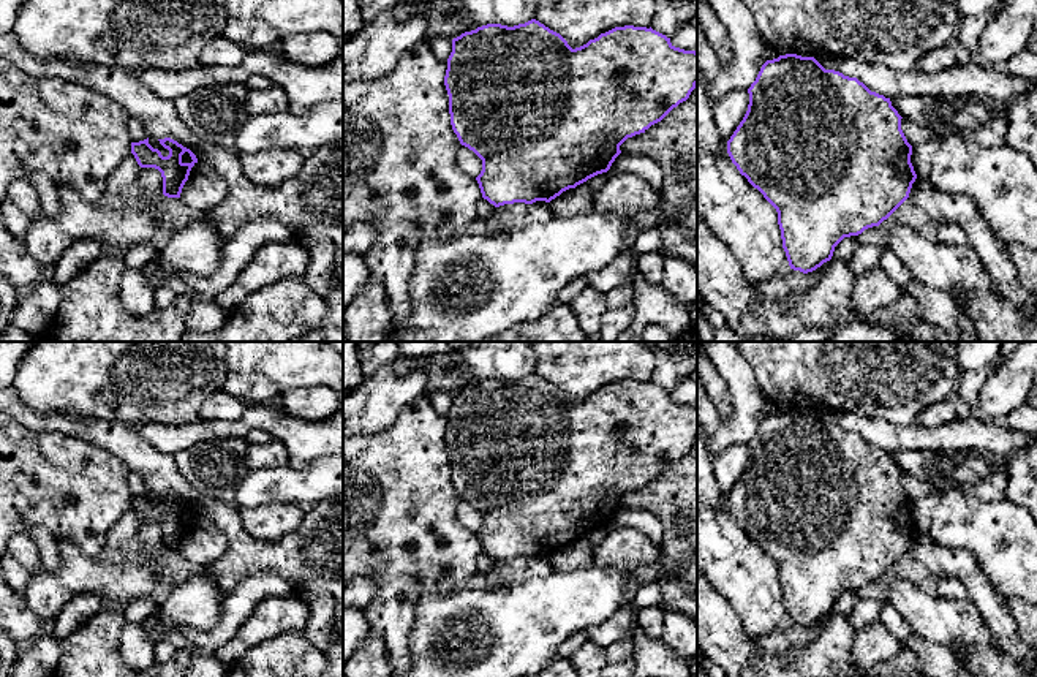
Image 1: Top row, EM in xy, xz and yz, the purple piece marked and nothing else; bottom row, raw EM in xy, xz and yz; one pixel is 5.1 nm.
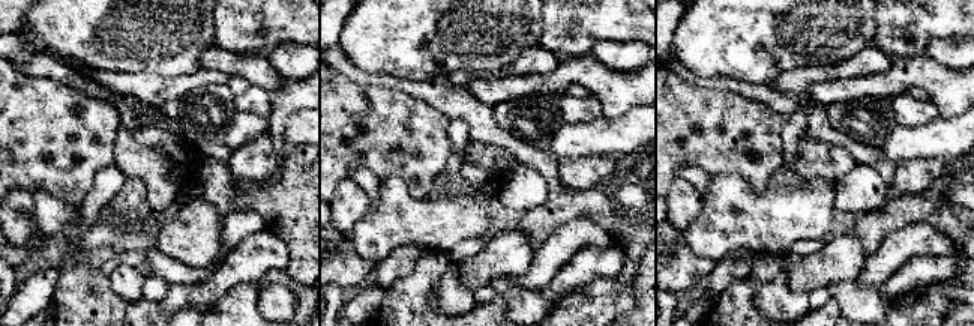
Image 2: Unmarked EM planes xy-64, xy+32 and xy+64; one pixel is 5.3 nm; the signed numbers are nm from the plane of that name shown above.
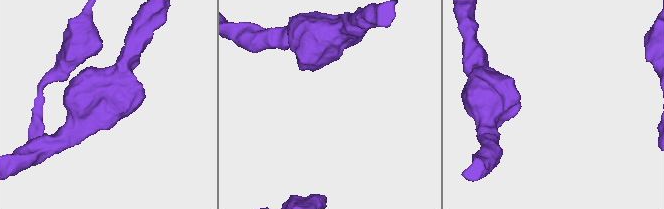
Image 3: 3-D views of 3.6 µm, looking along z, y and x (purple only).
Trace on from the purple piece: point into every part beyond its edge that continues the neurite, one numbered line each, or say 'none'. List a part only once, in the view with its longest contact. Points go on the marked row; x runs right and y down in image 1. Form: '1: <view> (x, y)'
none

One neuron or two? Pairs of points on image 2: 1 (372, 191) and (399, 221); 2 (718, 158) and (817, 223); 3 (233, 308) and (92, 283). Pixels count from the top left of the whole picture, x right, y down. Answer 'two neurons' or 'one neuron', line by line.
1: two neurons
2: two neurons
3: two neurons

